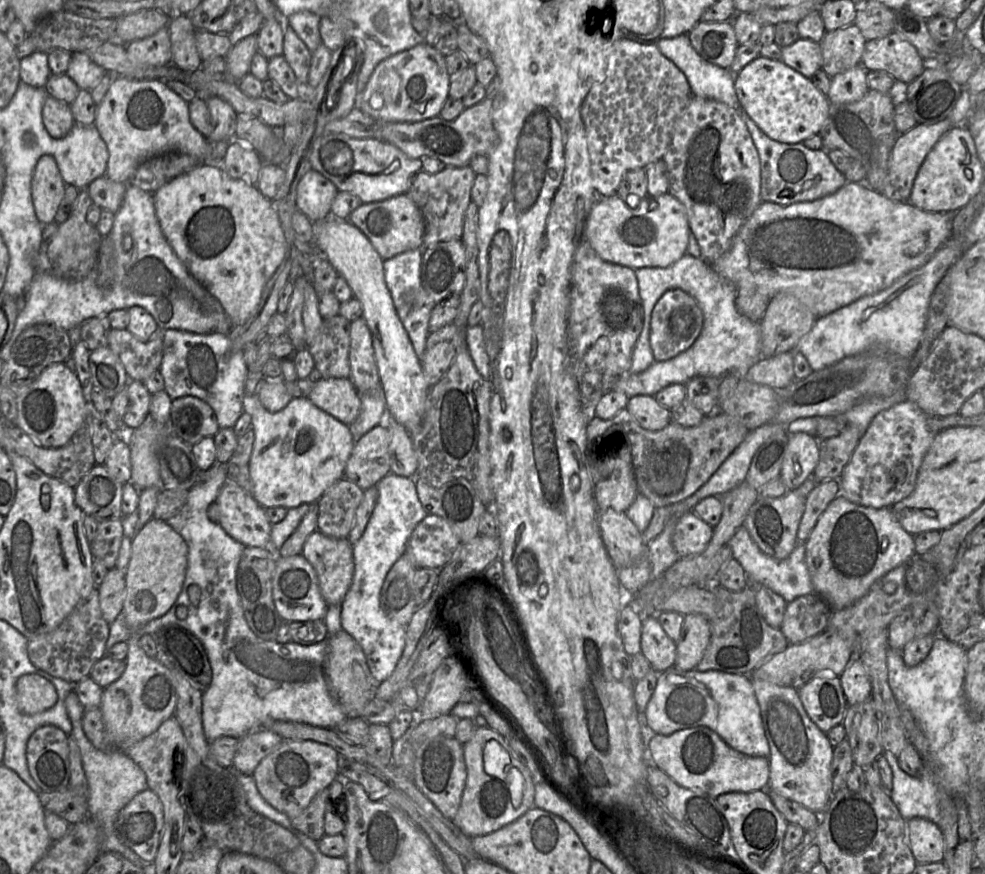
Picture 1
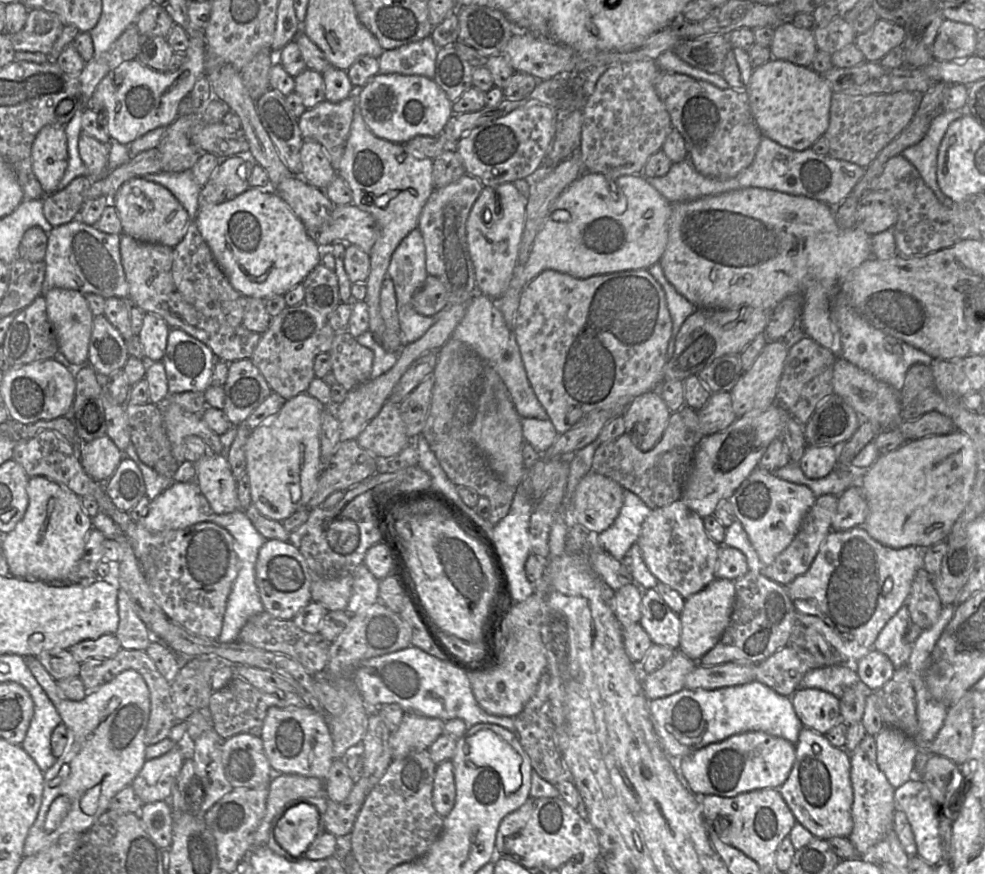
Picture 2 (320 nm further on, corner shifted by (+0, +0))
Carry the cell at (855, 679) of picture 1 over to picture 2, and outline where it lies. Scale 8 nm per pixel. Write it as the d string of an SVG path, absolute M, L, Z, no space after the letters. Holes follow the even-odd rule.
M871 649L854 666L860 681L870 692L881 689L895 672L891 660L875 649Z

